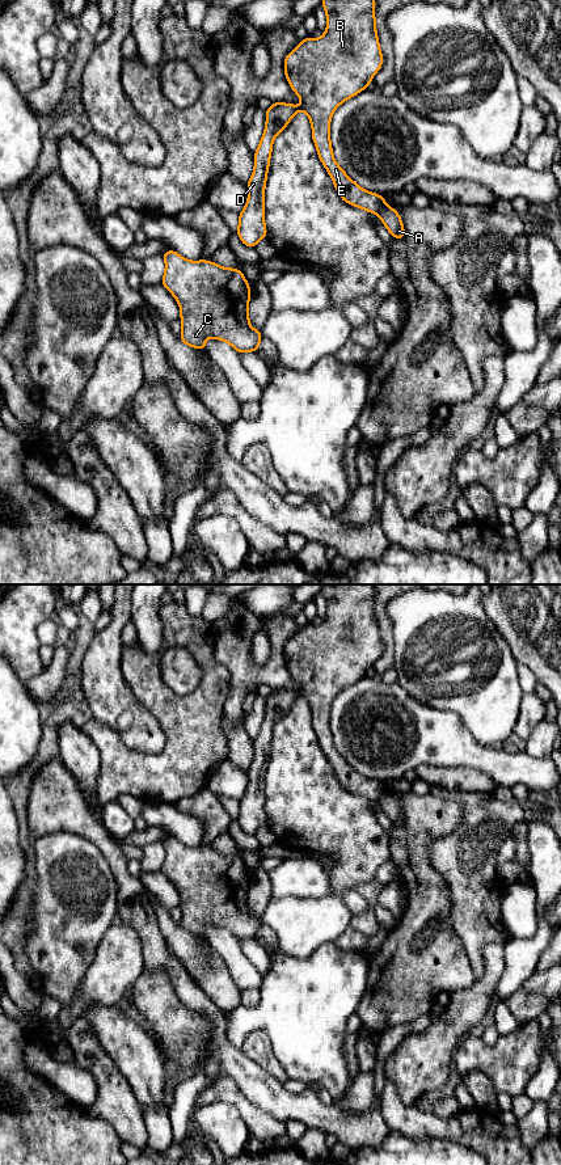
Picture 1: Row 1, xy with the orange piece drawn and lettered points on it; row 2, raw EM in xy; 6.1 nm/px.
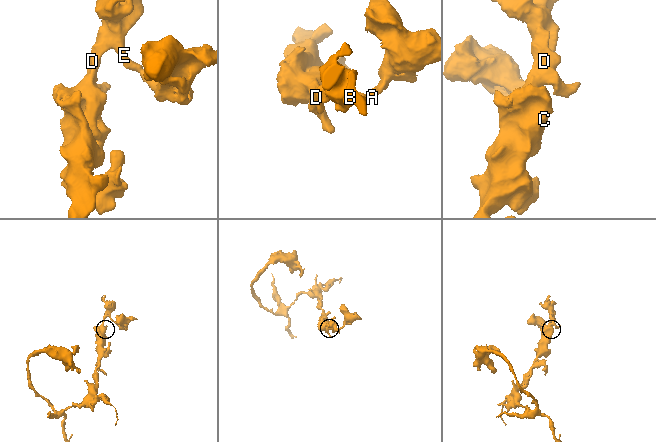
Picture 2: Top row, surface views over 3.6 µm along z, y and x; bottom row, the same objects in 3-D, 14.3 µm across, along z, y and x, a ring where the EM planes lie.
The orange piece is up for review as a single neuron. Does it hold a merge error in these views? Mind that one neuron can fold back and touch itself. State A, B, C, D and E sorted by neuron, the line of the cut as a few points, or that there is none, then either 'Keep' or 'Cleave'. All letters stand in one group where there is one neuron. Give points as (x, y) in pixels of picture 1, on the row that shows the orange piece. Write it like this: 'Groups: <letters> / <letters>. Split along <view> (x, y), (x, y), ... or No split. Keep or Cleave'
Groups: A / B C D E. Split along xy (386, 205), (379, 214). Cleave

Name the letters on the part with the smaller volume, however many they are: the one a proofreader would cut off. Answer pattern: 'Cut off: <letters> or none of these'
Cut off: A

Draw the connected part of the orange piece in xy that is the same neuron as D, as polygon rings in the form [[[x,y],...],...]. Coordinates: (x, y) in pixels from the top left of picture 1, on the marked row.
[[[322,0],[326,13],[326,30],[321,38],[308,37],[284,58],[284,75],[294,93],[301,98],[299,106],[284,102],[273,102],[265,111],[266,124],[258,148],[254,151],[254,169],[246,182],[248,201],[239,214],[236,231],[245,246],[256,248],[260,240],[267,237],[265,225],[265,186],[273,152],[274,138],[282,132],[299,111],[304,111],[312,126],[312,140],[319,159],[333,180],[341,199],[354,207],[366,210],[372,215],[380,214],[385,198],[380,194],[363,190],[337,164],[330,143],[330,119],[334,110],[349,98],[366,89],[376,72],[383,67],[383,54],[376,33],[375,18],[376,0]]]

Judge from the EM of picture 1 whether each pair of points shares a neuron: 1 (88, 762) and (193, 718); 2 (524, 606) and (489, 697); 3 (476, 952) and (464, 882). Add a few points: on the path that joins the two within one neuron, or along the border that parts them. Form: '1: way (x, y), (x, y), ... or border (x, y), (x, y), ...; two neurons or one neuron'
1: border (81, 731), (98, 752), (97, 788); two neurons
2: border (497, 630), (509, 646), (517, 663); two neurons
3: way (475, 935), (475, 899); one neuron

